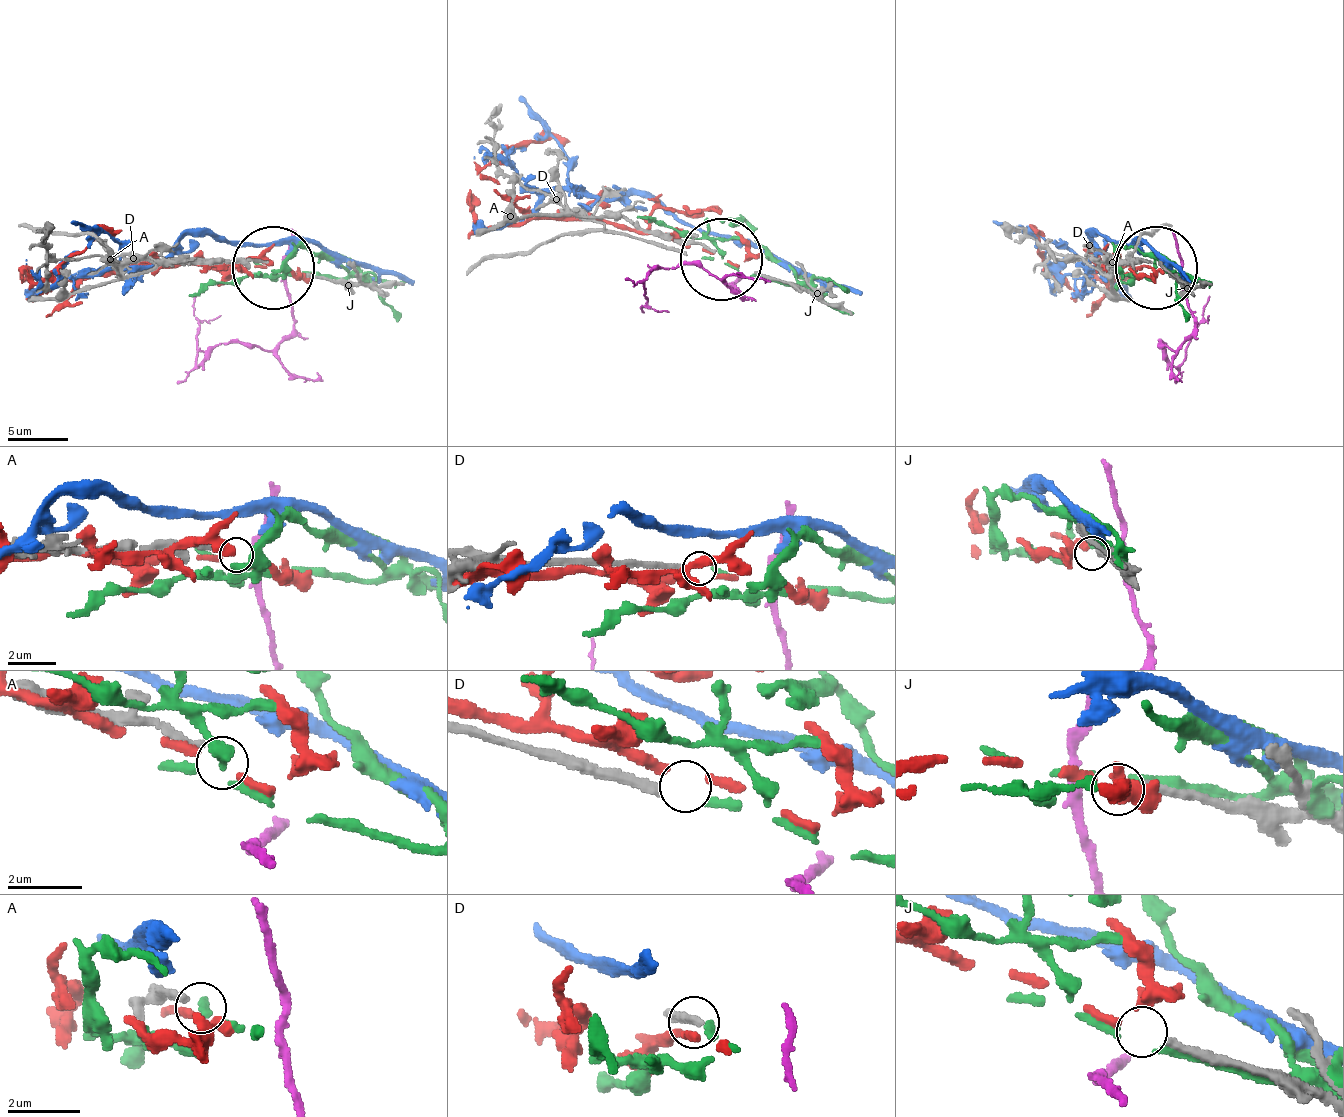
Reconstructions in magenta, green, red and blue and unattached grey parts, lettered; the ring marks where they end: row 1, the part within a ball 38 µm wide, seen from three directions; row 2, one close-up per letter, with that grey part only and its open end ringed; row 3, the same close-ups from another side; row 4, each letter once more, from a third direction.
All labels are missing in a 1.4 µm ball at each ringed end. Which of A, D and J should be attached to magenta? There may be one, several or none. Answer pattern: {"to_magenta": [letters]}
{"to_magenta": []}

